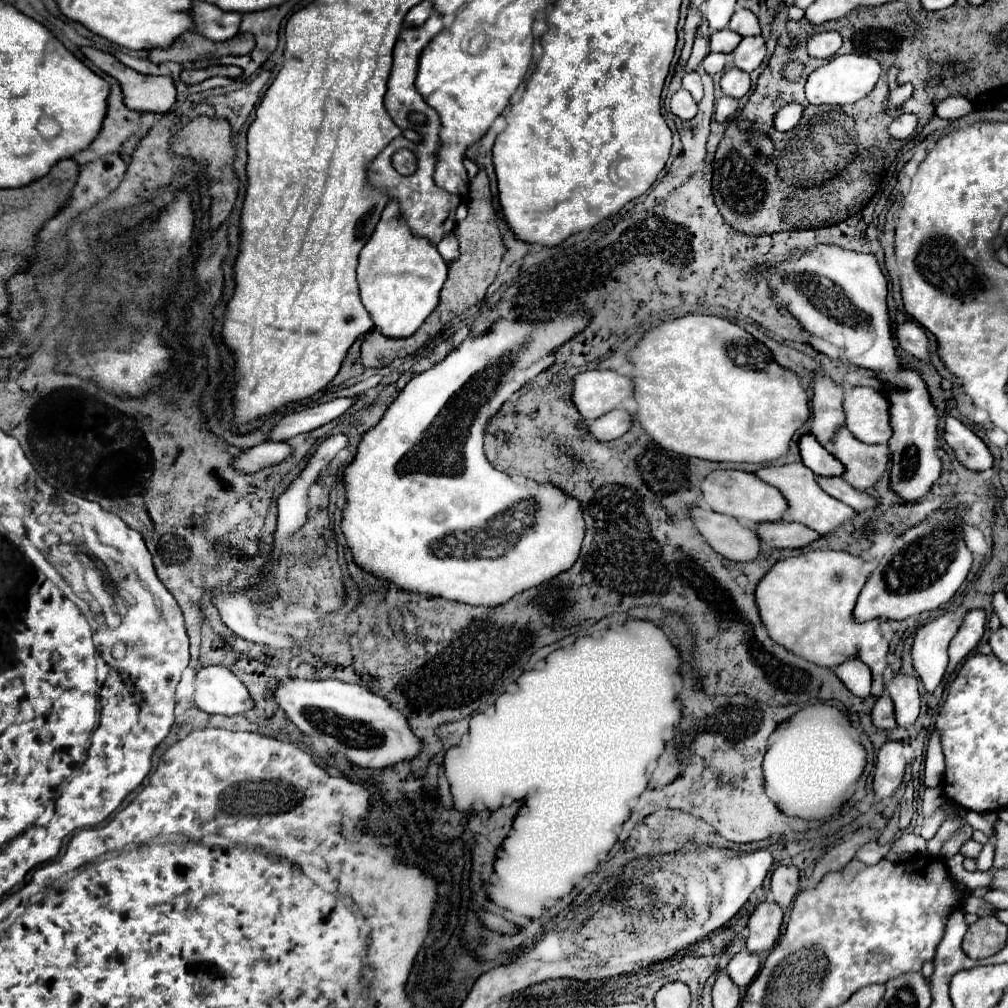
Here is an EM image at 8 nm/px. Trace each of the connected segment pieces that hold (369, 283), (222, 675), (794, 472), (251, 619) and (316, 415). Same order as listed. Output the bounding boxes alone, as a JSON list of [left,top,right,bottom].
[[357,199,447,337],[195,665,253,715],[755,463,855,535],[213,591,271,647],[267,397,353,441]]

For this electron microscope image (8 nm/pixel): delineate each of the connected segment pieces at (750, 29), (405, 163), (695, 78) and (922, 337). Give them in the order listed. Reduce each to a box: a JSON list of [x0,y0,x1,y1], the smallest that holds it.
[[729,9,761,37],[393,153,417,175],[683,71,703,101],[895,321,929,359]]

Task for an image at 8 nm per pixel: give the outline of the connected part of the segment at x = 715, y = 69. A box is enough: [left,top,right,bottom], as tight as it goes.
[703,53,727,75]

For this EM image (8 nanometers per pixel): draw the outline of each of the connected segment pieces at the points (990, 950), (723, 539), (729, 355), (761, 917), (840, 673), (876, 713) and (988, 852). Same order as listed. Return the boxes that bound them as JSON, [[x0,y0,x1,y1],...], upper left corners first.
[[963,917,1007,959],[689,507,761,561],[629,315,809,463],[747,901,783,953],[833,659,871,697],[871,693,897,729],[977,839,995,871]]

